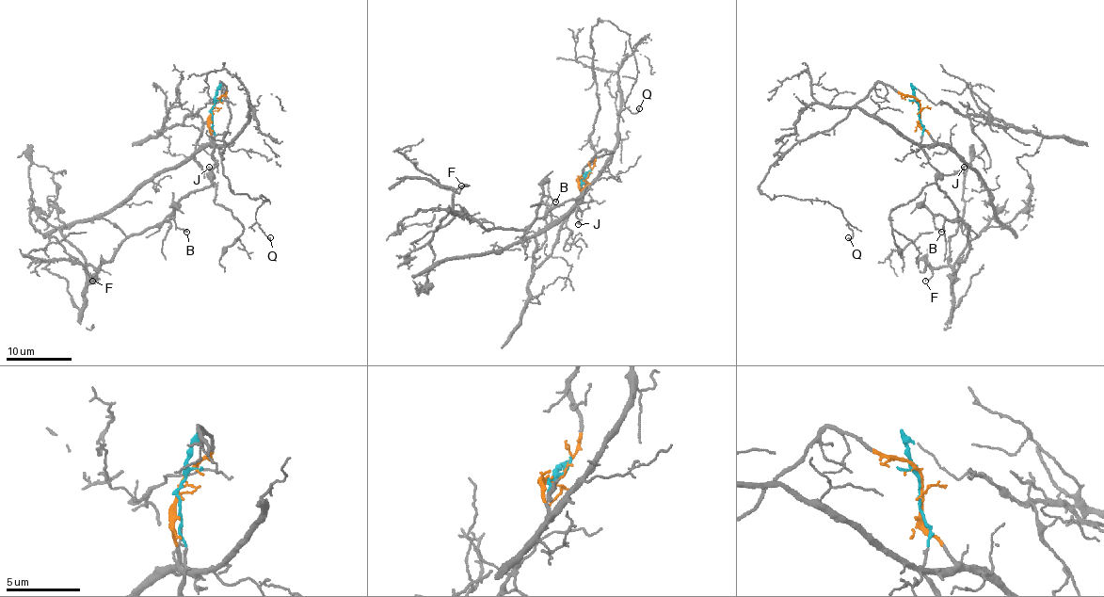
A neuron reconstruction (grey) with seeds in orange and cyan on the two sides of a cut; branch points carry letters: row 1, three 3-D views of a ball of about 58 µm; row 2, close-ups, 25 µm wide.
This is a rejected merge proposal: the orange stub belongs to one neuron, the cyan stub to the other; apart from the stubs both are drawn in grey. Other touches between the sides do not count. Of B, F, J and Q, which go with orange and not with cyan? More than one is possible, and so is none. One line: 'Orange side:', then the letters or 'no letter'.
Orange side: Q

